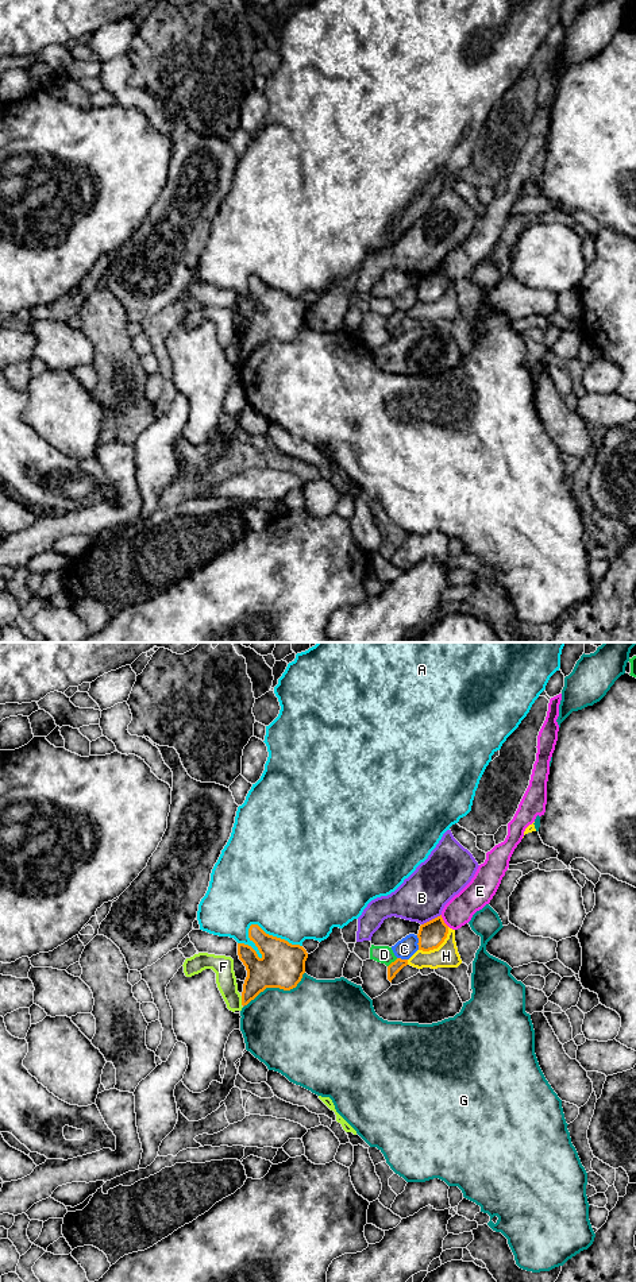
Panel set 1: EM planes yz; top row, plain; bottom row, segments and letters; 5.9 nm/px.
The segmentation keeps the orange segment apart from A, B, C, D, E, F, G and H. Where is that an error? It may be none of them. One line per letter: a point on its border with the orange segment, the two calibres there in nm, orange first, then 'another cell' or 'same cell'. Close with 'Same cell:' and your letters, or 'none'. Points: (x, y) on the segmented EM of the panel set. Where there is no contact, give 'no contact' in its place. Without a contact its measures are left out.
A: yz (255, 925) | 220/500 nm | another cell
B: yz (432, 919) | 160/280 nm | another cell
C: yz (419, 942) | 160/120 nm | another cell
D: yz (392, 962) | 70/110 nm | another cell
E: yz (443, 921) | 160/170 nm | another cell
F: yz (242, 1000) | 200/120 nm | another cell
G: yz (276, 987) | 260/460 nm | another cell
H: yz (438, 946) | 160/140 nm | another cell
Same cell: none

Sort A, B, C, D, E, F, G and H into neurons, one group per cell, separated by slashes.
A / B / C / D / E / F / G / H

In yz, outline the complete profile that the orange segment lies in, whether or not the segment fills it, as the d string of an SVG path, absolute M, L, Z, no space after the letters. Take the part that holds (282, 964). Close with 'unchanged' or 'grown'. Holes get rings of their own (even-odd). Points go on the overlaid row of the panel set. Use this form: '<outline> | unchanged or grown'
M251 924L248 938L262 957L244 943L238 943L238 955L247 970L243 984L242 1005L247 1005L266 988L290 991L305 973L307 950L285 939L266 934L258 924Z | unchanged

